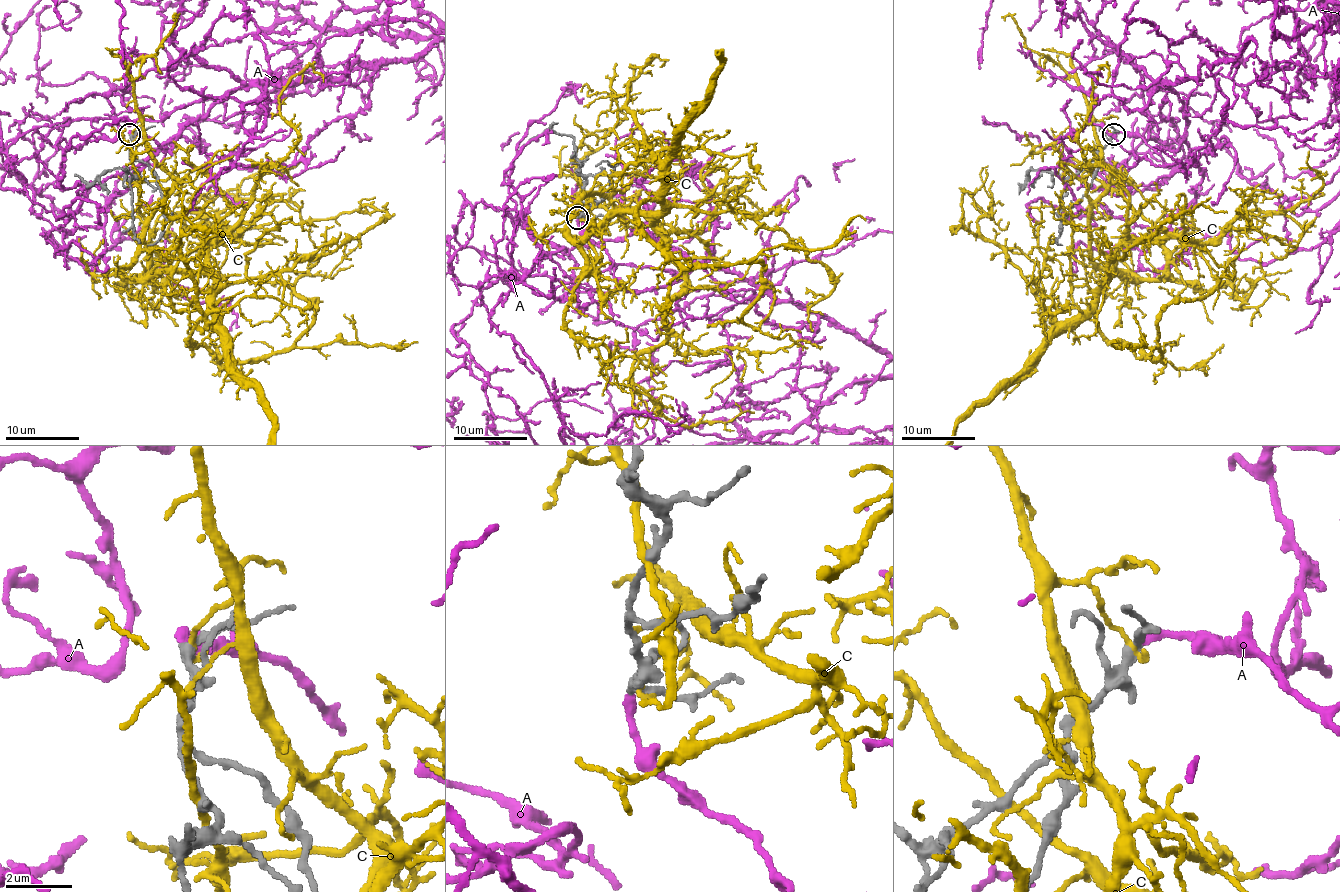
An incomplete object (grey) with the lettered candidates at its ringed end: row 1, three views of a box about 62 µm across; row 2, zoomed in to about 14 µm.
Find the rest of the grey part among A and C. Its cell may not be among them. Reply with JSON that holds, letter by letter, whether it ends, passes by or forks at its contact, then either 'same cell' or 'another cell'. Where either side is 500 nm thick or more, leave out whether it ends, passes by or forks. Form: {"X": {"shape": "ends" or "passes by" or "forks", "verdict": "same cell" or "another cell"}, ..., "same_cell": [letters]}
{"A": {"shape": "ends", "verdict": "same cell"}, "C": {"shape": "ends", "verdict": "another cell"}, "same_cell": ["A"]}

